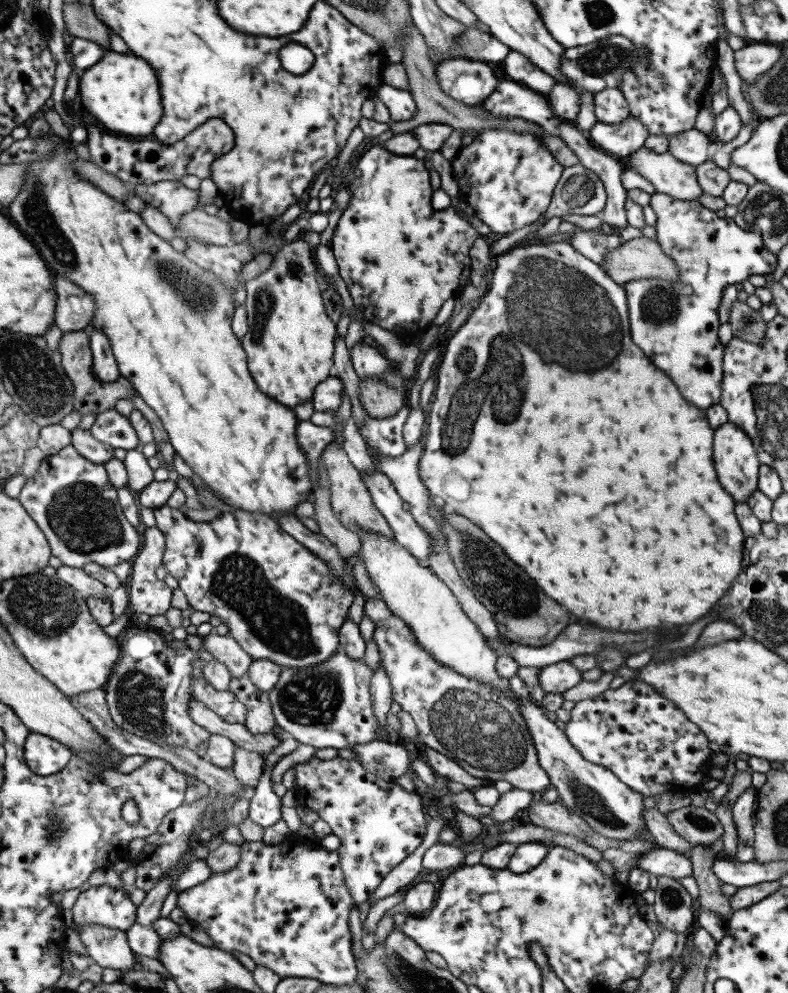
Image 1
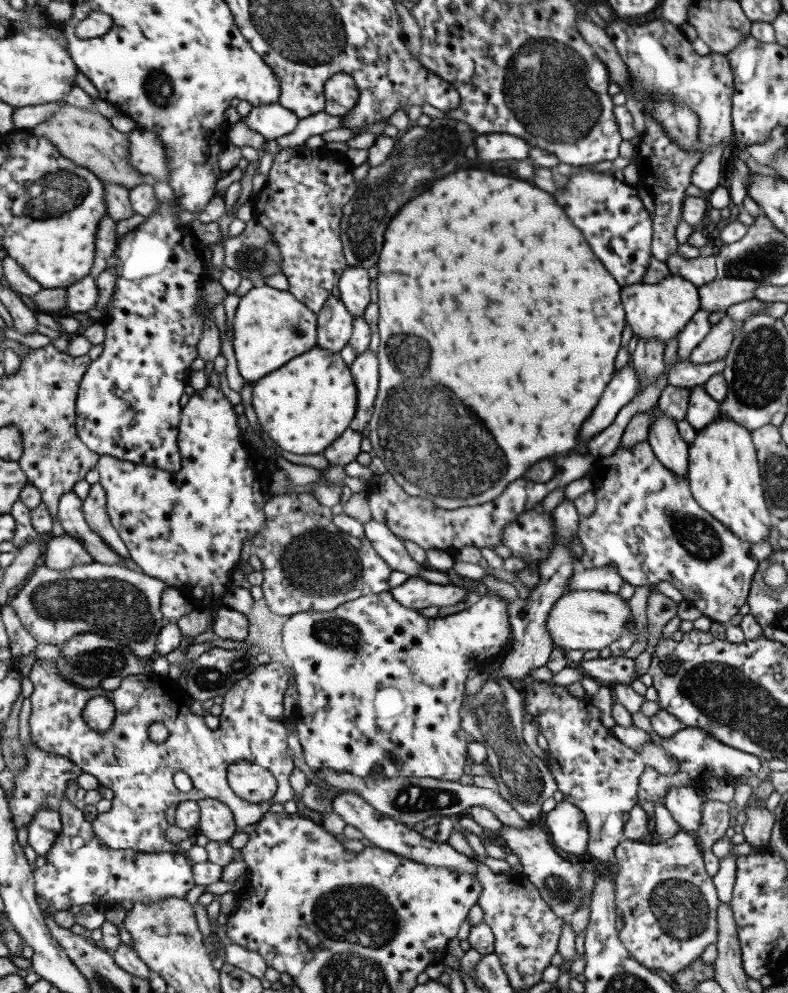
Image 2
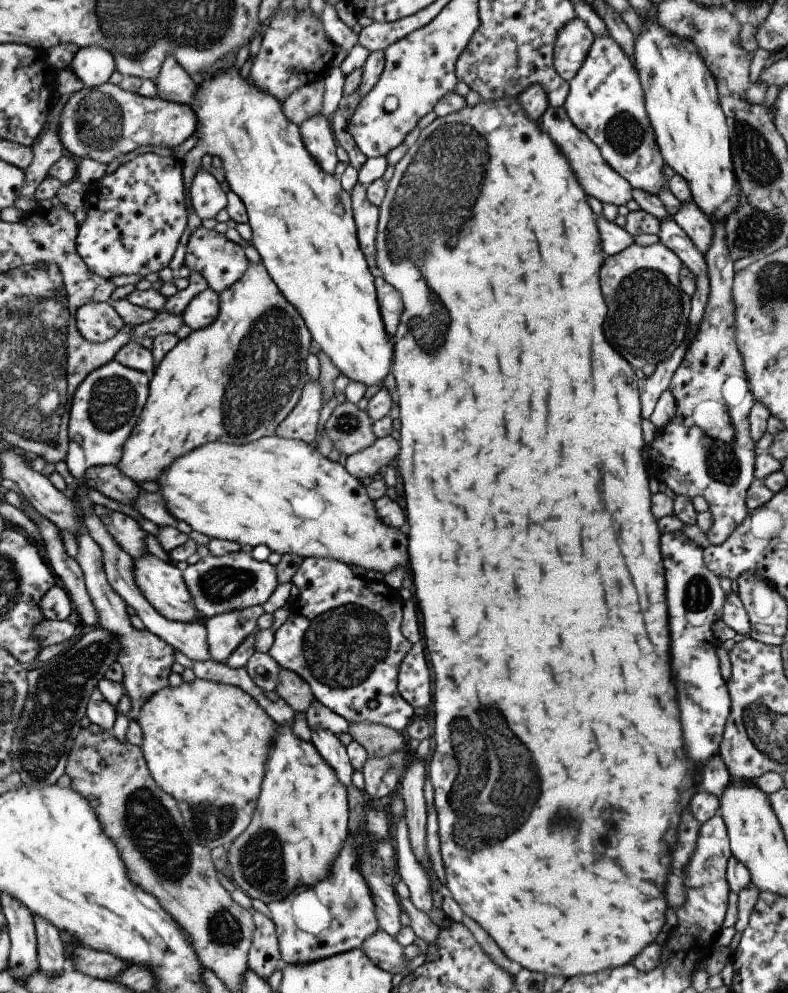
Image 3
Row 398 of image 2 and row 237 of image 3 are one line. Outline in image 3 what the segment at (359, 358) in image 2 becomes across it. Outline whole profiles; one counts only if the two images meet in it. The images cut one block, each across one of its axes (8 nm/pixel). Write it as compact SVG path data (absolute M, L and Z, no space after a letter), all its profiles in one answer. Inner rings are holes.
M357 181L351 189L351 205L360 248L368 266L373 271L376 271L375 238L377 235L377 224L379 223L379 207L370 202L367 197L367 187L360 181Z

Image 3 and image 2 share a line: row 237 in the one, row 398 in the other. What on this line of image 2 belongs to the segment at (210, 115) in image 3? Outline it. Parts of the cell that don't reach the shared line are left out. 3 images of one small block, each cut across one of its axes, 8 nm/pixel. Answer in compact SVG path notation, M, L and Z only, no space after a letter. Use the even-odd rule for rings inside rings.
M317 346L252 385L259 423L276 446L292 454L322 452L350 427L356 415L358 392L350 367L332 350Z

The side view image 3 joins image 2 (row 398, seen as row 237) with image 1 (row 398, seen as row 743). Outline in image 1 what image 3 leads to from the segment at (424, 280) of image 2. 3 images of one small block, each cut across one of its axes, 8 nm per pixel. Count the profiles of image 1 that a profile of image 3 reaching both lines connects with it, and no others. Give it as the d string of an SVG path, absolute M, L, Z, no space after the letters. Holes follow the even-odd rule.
M561 238L542 244L525 242L497 256L486 292L474 305L465 324L444 344L445 354L438 368L434 402L426 415L428 436L418 462L419 476L434 498L484 530L502 547L508 558L520 564L520 568L528 572L550 598L566 608L574 620L586 620L599 628L624 632L636 628L660 628L660 622L662 626L690 624L698 620L698 616L704 616L710 606L720 602L734 584L743 568L745 536L735 513L734 498L724 490L724 486L720 486L714 472L714 430L708 424L707 414L690 404L680 394L676 383L652 364L633 342L628 312L618 312L608 292L620 292L620 306L626 308L627 294L623 285L614 282L598 263L585 258L571 243ZM486 396L488 410L482 410Z

